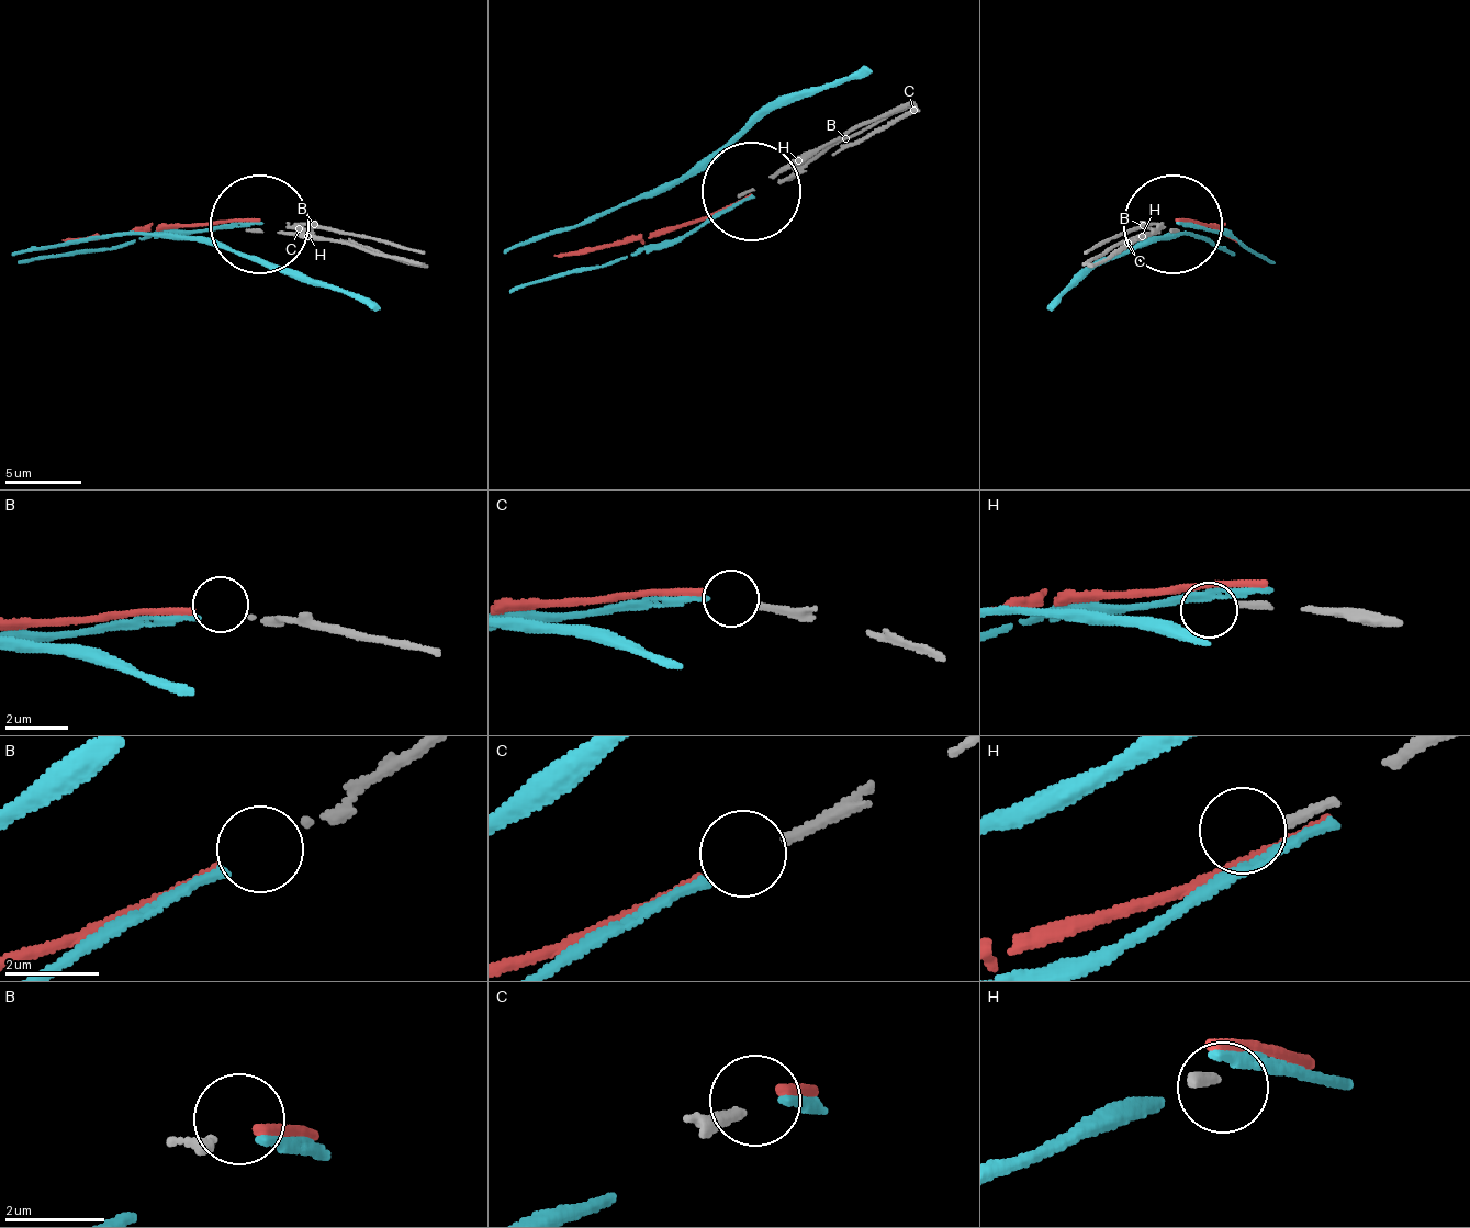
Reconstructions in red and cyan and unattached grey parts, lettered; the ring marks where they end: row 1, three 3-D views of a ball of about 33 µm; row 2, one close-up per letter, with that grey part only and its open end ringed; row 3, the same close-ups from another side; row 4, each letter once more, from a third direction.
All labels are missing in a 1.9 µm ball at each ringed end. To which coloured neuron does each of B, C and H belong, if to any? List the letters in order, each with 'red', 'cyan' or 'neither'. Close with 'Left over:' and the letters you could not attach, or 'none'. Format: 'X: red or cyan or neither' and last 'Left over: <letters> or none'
B: red
C: cyan
H: neither
Left over: H

